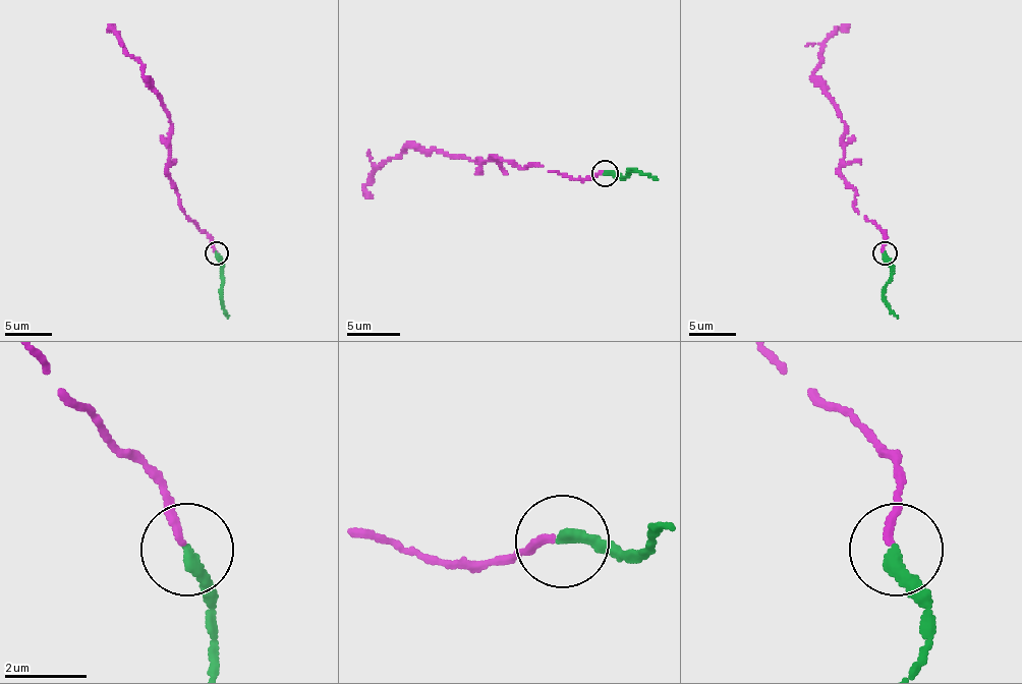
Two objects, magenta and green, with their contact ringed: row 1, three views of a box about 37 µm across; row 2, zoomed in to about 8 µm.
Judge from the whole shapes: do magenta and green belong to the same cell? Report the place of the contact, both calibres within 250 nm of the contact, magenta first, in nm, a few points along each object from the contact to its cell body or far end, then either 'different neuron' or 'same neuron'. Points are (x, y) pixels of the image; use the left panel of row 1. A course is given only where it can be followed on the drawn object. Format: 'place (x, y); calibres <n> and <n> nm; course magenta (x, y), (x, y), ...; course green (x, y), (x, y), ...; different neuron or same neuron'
place (216, 253); calibres 180 and 280 nm; course magenta (216, 251), (205, 232), (178, 205), (168, 171), (170, 114), (142, 74), (142, 65), (123, 46), (113, 24); course green (216, 253), (220, 266), (222, 301), (227, 318); same neuron

